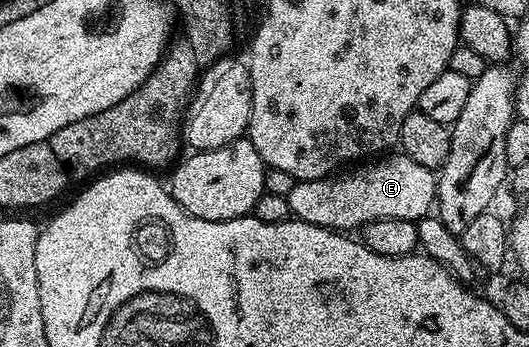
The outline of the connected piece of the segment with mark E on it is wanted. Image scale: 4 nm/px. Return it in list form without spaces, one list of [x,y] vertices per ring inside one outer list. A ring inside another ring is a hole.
[[[393,153],[354,165],[327,178],[294,181],[288,197],[290,215],[298,222],[338,232],[357,232],[375,220],[394,218],[416,222],[426,217],[435,206],[437,174],[423,168],[423,164],[415,164],[415,160],[406,154]]]

